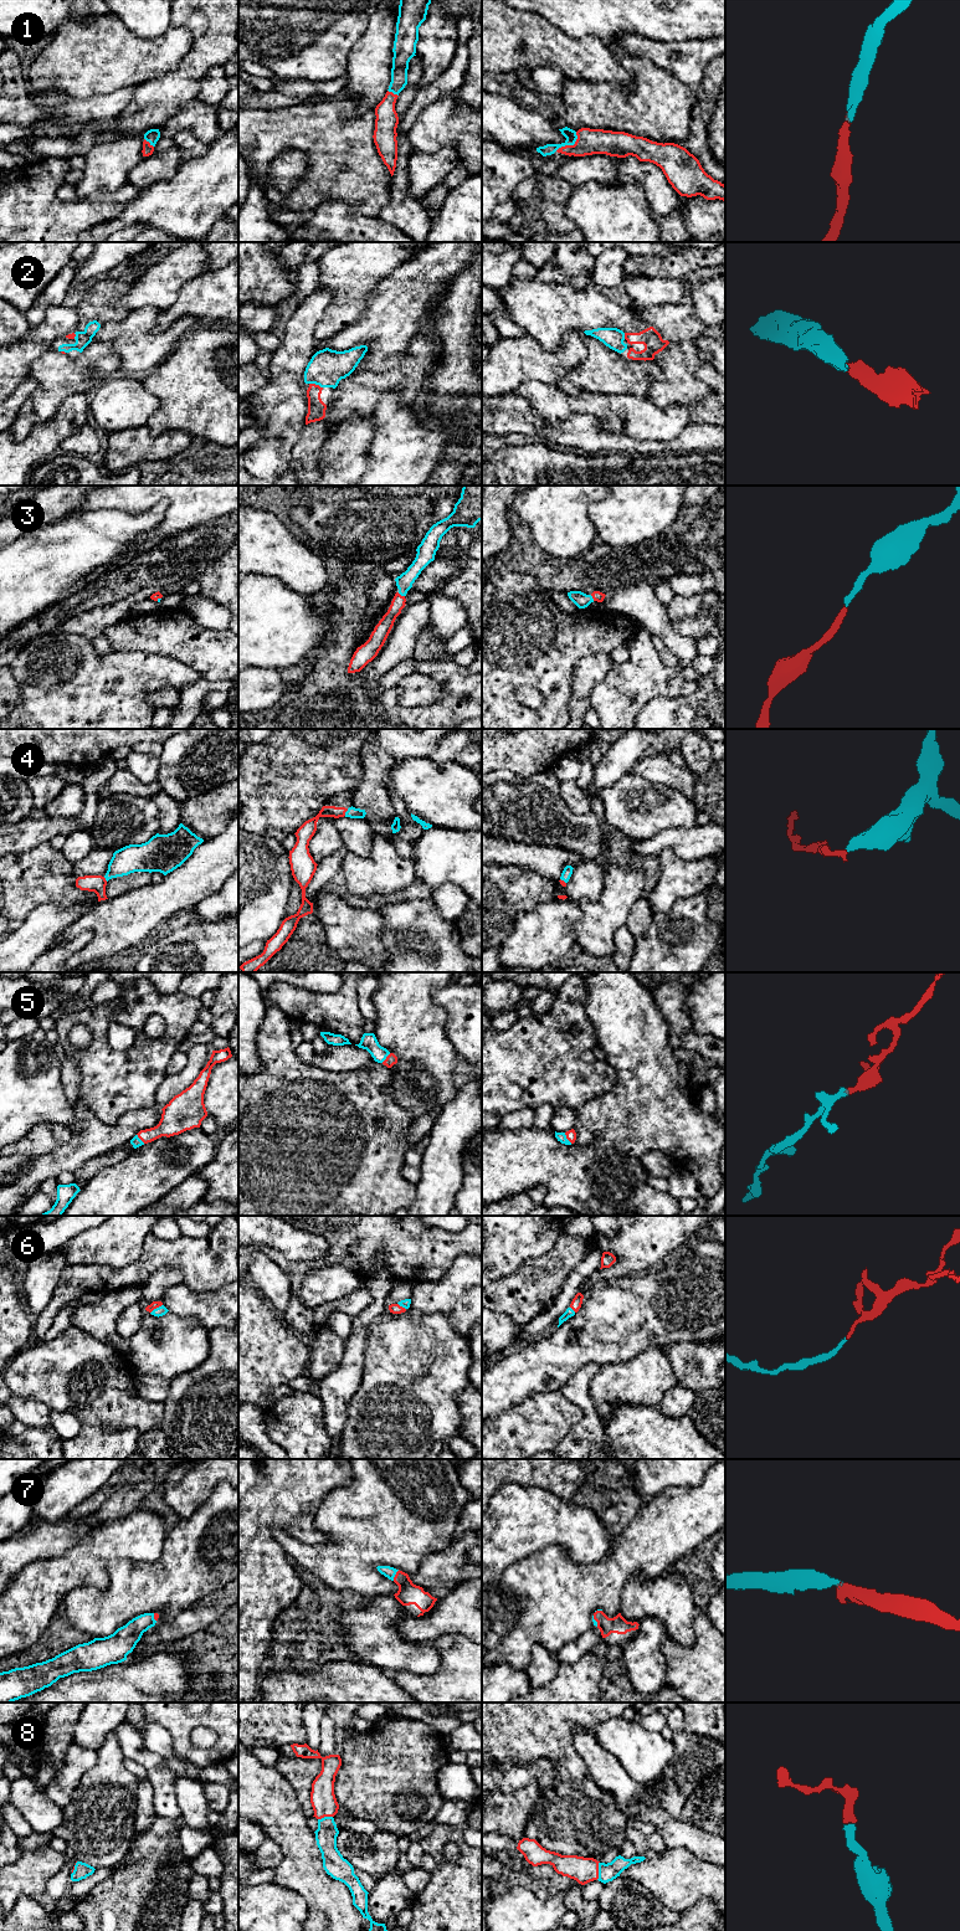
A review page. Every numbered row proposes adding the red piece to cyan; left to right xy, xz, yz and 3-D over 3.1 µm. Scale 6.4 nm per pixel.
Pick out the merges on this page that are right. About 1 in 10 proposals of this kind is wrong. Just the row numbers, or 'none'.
1, 2, 3, 4, 5, 6, 7, 8

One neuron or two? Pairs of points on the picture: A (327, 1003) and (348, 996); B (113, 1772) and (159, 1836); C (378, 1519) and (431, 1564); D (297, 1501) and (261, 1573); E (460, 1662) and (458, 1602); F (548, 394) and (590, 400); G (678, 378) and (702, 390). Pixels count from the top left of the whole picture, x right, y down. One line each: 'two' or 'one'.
A: one
B: two
C: two
D: one
E: two
F: one
G: one

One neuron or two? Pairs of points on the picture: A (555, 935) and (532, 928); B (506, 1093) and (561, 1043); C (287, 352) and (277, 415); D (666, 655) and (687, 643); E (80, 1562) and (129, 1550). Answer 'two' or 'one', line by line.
A: one
B: one
C: one
D: two
E: one

